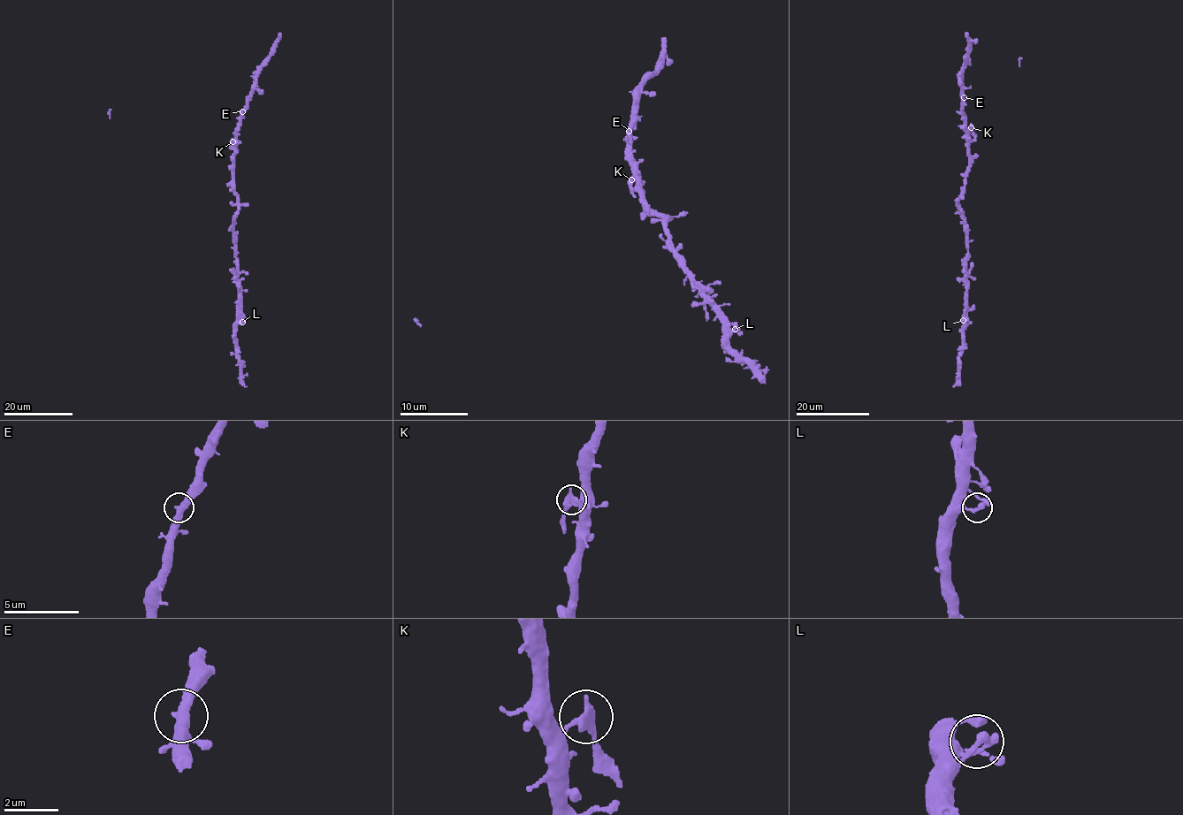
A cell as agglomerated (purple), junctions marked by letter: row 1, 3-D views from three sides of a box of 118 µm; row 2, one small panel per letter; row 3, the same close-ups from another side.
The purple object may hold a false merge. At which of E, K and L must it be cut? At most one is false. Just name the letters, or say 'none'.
K

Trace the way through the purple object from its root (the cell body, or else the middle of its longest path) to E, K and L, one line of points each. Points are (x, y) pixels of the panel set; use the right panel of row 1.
E: (962, 193), (970, 166), (964, 97)
K: (962, 193), (970, 166), (968, 133), (971, 127)
L: (962, 193), (957, 205), (967, 244), (966, 316), (963, 320)

